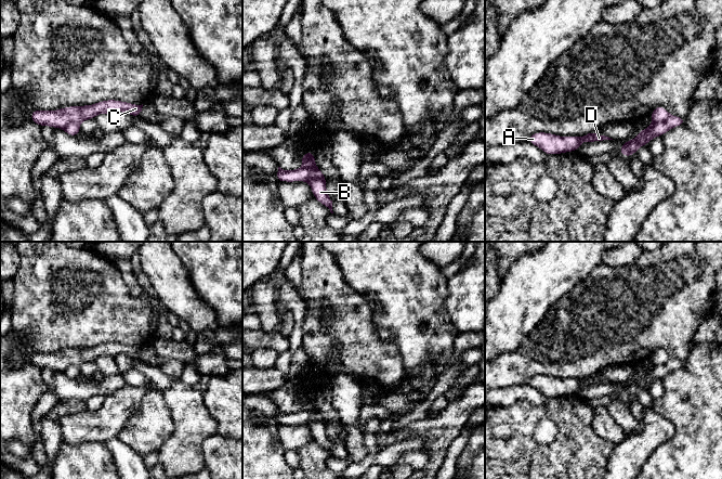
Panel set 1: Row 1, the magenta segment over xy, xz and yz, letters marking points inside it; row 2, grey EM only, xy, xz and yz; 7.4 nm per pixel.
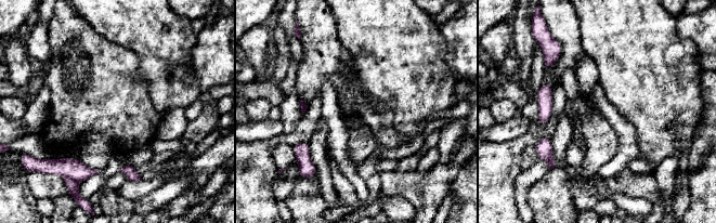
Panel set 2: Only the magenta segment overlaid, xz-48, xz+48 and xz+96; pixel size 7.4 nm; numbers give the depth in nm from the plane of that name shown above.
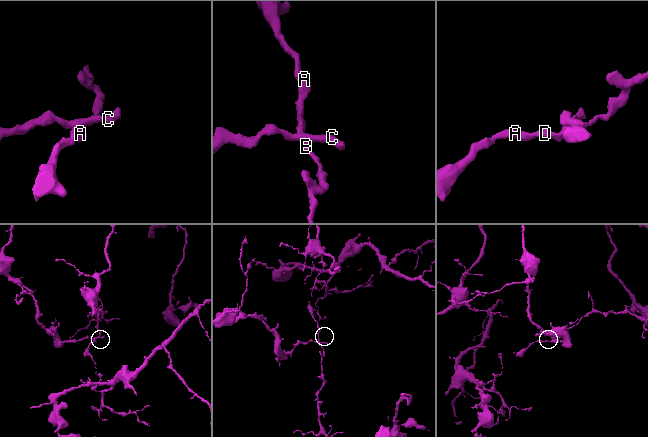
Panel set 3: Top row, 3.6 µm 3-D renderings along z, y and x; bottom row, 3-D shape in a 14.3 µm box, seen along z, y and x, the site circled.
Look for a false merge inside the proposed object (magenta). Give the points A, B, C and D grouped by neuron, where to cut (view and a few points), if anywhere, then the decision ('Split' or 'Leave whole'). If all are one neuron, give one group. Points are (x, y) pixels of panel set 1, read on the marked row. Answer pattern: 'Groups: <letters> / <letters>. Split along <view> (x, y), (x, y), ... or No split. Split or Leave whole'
Groups: A B D / C. Split along xz (303, 165), (311, 170), (311, 175), (305, 180). Split

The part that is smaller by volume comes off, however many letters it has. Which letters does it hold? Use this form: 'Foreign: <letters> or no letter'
Foreign: A, B, D

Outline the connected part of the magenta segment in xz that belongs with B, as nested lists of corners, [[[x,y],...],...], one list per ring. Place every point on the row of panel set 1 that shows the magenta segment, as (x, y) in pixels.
[[[306,152],[302,154],[301,159],[303,161],[303,166],[312,170],[312,174],[306,182],[310,184],[314,197],[321,205],[328,207],[330,212],[333,213],[332,200],[327,193],[324,176],[316,170],[315,154],[313,152]]]

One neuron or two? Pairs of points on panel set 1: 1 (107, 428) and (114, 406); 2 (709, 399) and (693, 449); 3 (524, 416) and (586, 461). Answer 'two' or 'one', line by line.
1: one
2: one
3: one

